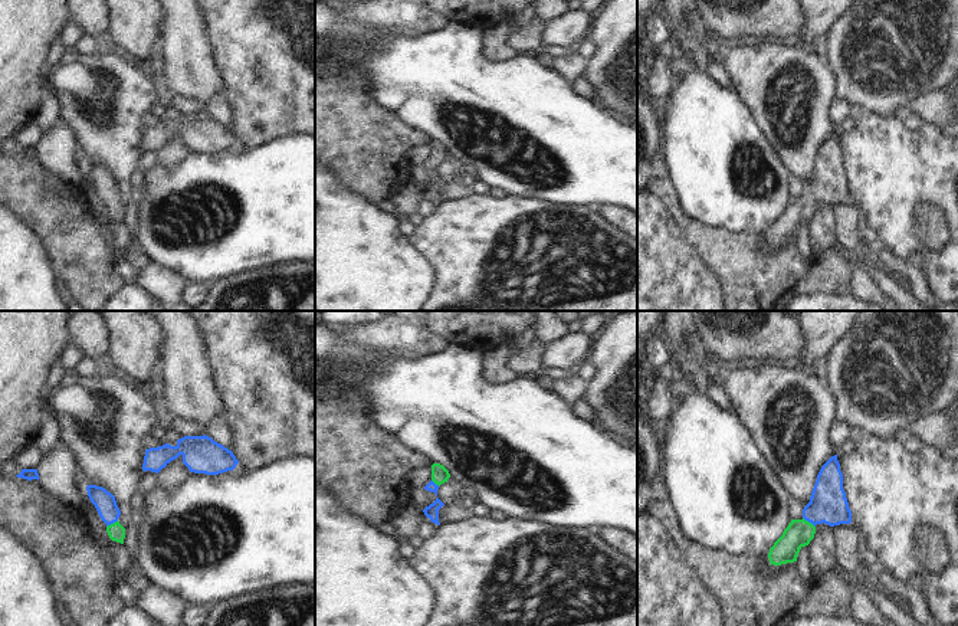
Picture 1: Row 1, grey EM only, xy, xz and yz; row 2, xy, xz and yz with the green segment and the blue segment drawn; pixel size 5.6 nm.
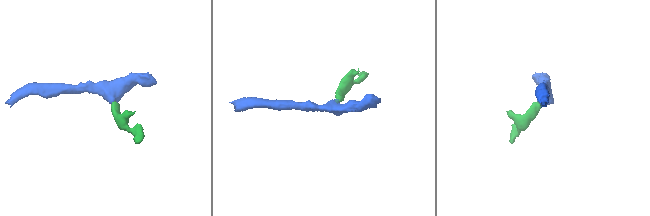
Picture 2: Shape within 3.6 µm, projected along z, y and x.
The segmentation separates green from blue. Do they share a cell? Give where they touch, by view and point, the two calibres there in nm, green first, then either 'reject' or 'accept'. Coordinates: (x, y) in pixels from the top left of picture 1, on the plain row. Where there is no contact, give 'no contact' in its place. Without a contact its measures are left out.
yz (807, 199) | 150/220 nm | accept

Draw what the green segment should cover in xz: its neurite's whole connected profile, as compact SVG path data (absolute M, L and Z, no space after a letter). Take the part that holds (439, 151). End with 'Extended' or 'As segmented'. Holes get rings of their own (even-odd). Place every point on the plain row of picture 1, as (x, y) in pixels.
M433 141L432 142L432 158L424 164L424 167L434 170L437 174L439 164L447 160L449 155L450 155L450 151L443 142Z. Extended.

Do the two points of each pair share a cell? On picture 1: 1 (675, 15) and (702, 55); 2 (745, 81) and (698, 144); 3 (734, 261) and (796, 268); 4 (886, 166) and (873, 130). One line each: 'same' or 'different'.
1: same
2: different
3: same
4: same

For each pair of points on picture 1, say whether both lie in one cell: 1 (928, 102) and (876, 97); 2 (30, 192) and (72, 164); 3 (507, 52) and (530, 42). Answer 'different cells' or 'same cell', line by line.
1: different cells
2: different cells
3: different cells

